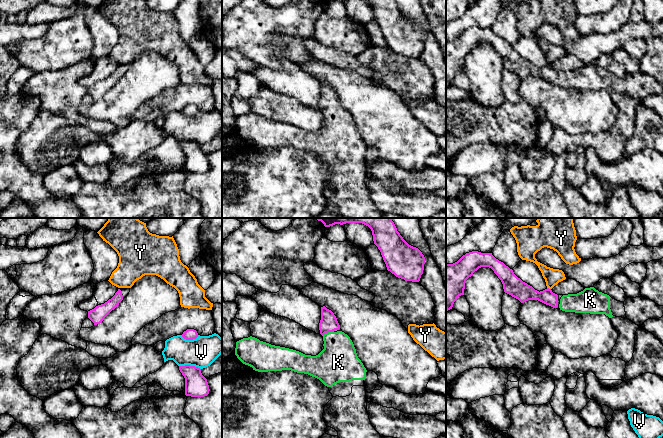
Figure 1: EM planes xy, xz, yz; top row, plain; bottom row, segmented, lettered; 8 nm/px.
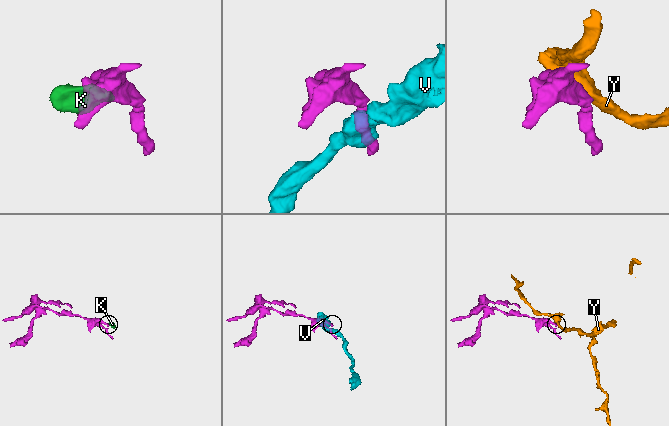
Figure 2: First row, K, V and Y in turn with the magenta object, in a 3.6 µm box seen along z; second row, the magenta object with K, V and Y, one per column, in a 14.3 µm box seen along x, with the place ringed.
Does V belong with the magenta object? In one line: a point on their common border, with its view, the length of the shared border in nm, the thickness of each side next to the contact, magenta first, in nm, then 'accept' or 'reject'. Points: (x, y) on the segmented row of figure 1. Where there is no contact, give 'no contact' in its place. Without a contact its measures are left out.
xy (189, 365) | 180 nm | 190/240 nm | reject

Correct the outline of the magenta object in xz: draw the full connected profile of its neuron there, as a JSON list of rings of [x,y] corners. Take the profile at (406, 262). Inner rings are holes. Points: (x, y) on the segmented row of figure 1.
[[[316,218],[325,227],[335,224],[362,223],[368,226],[373,235],[387,270],[405,281],[419,282],[423,274],[425,257],[422,252],[409,245],[391,218]]]

